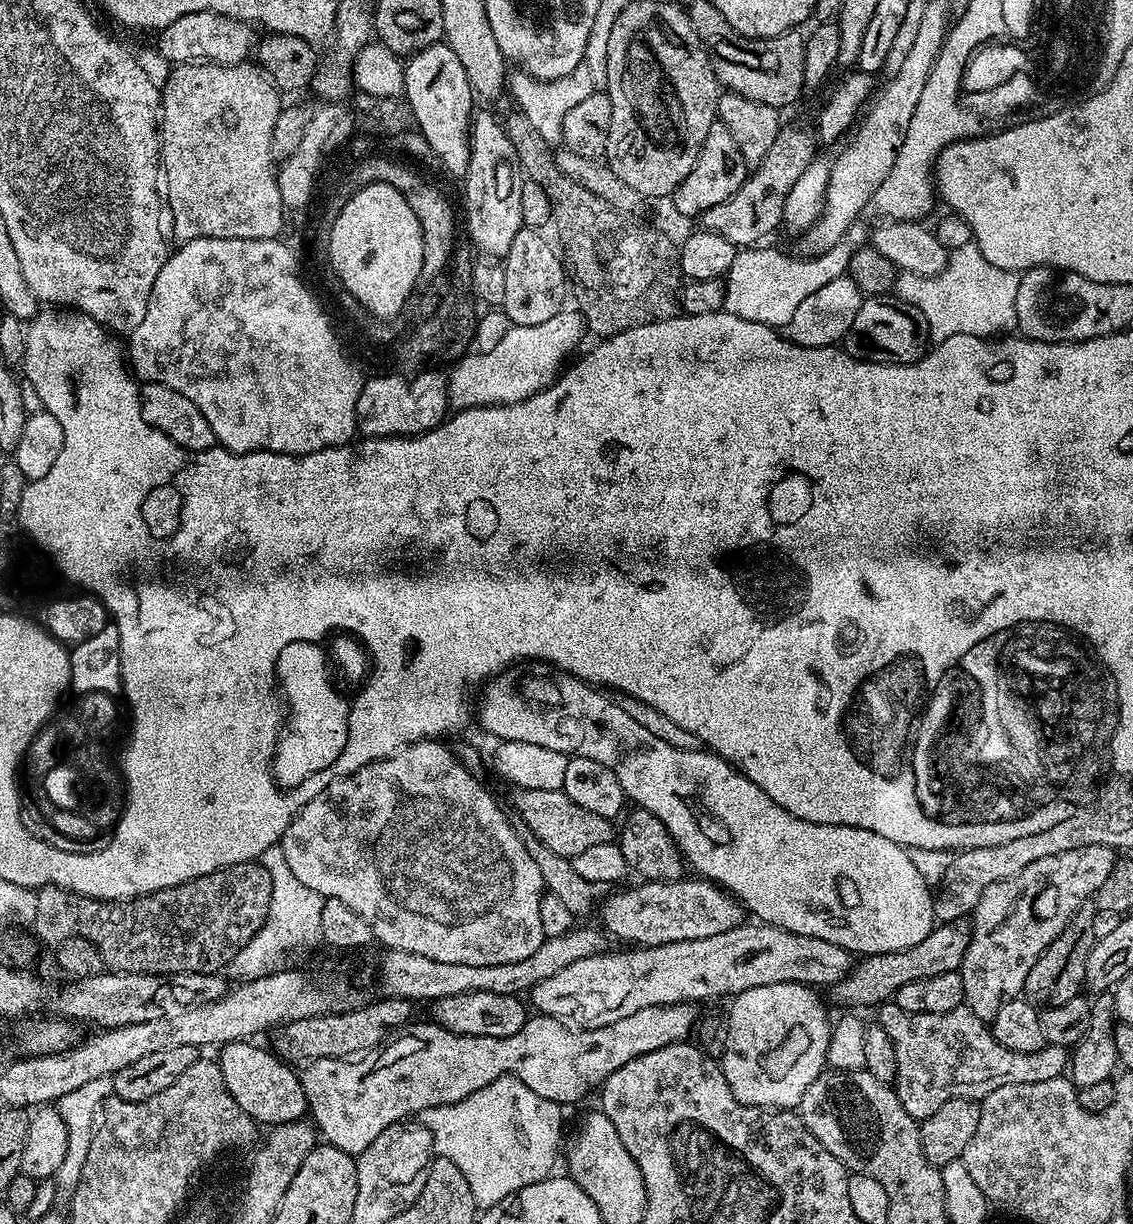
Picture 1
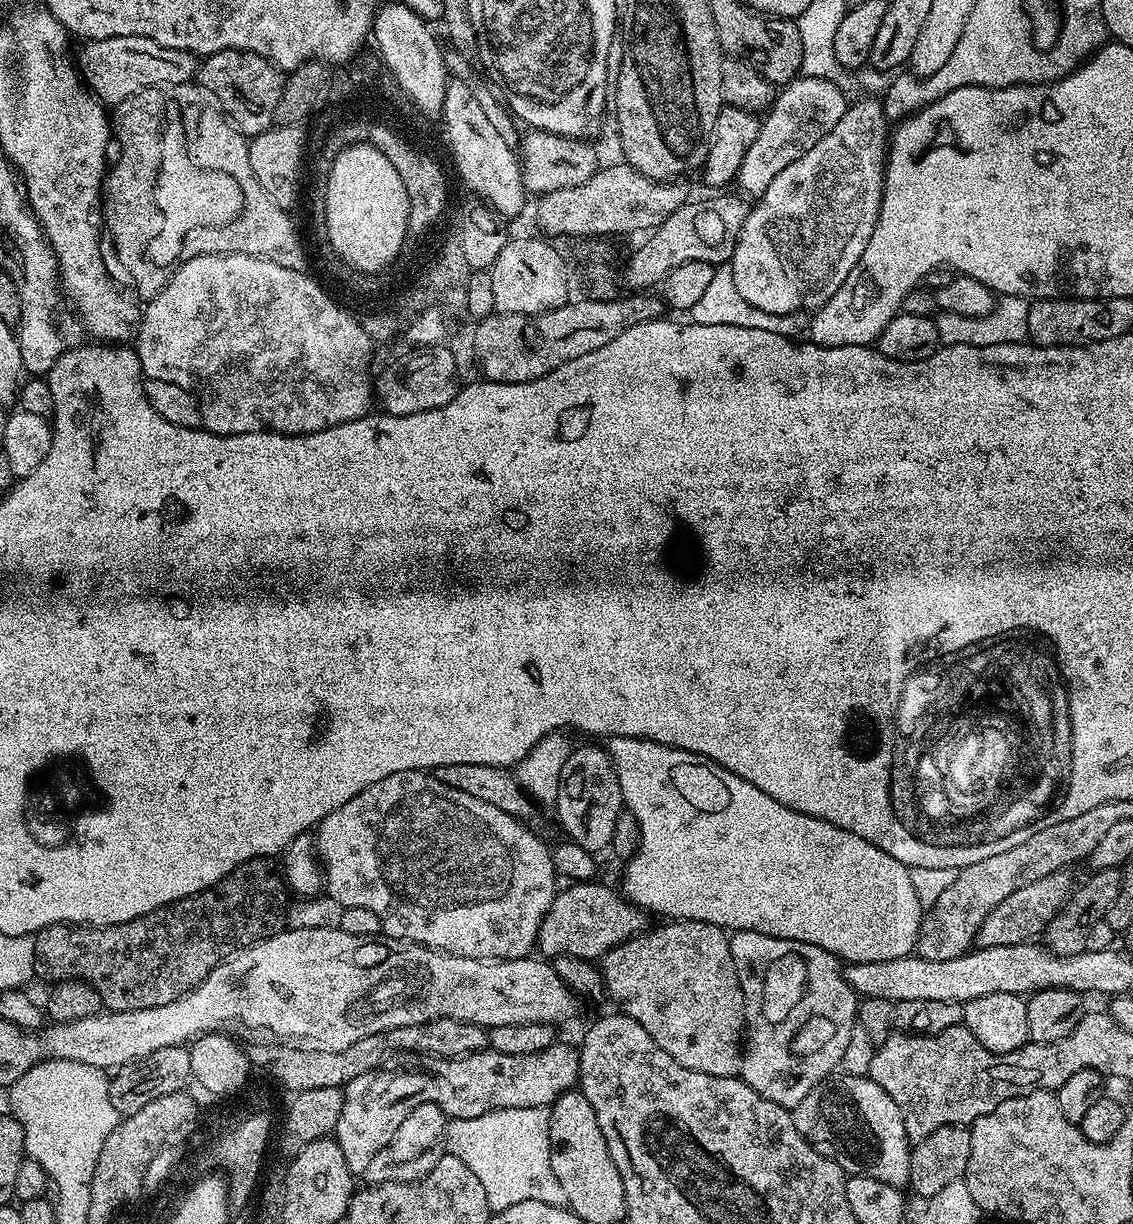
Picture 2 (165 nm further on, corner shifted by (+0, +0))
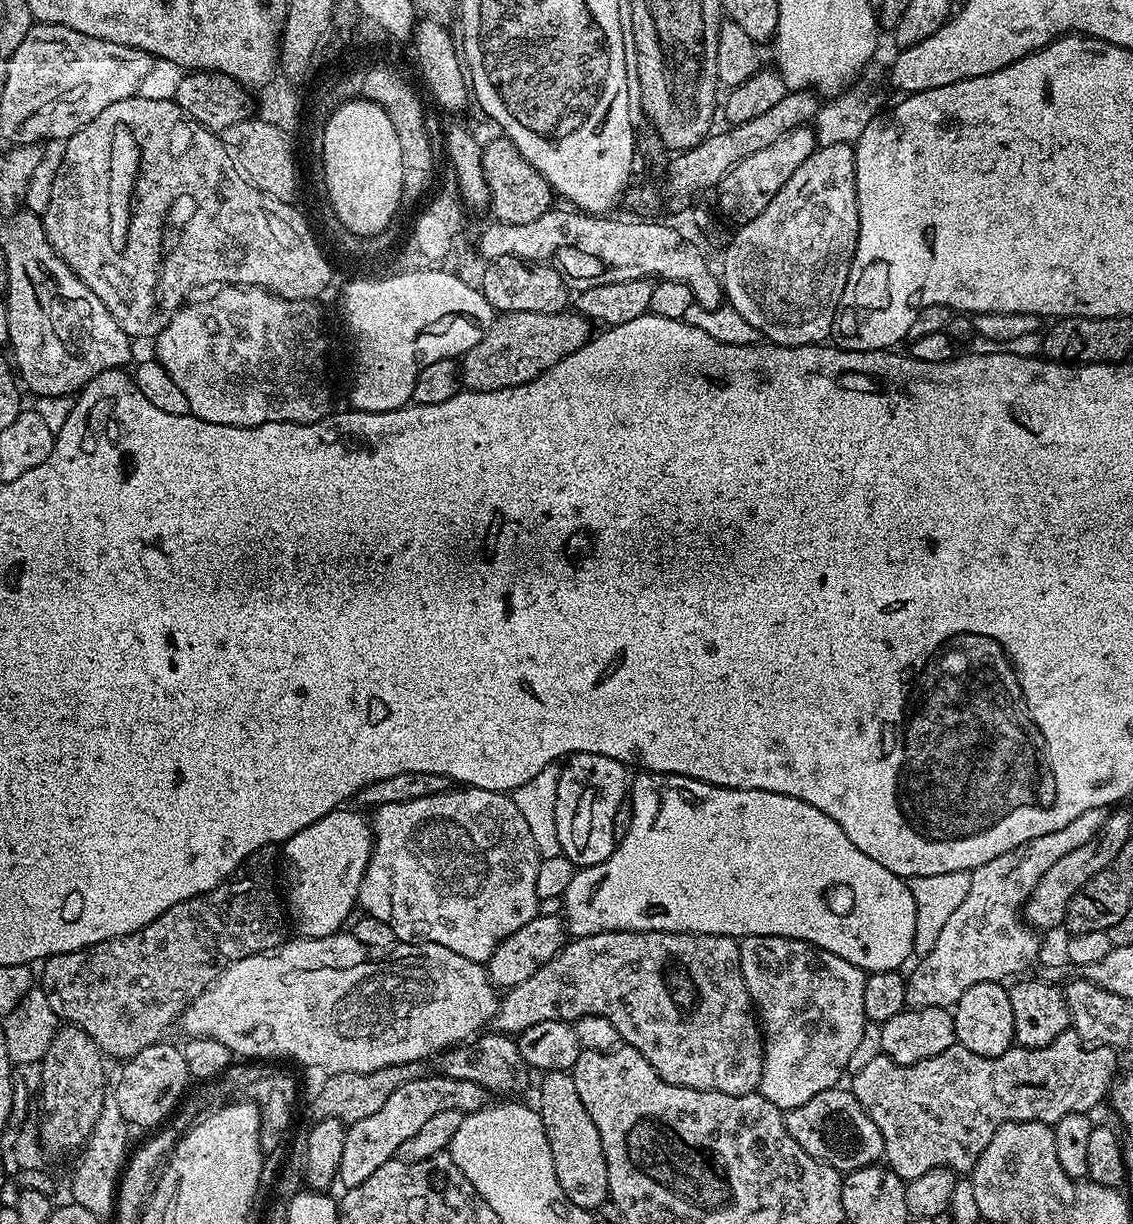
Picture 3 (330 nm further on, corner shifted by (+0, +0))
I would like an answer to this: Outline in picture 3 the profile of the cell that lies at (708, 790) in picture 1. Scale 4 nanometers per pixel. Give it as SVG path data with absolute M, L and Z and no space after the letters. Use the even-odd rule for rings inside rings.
M641 771L639 775L630 784L632 820L629 822L628 833L617 843L610 858L589 868L579 869L574 874L574 882L566 886L562 897L562 919L573 937L593 936L599 932L693 932L737 938L785 936L805 940L822 950L830 950L830 954L846 958L846 962L858 966L865 974L894 972L905 967L903 964L907 962L908 955L913 955L916 946L914 894L910 894L908 880L886 870L886 866L874 862L874 858L867 854L862 854L862 850L858 850L858 846L854 846L854 842L846 838L842 826L838 826L834 818L826 818L826 814L822 814L818 806L810 806L810 802L802 802L802 798L790 798L790 794L774 794L770 790L749 788L723 788L678 774Z

